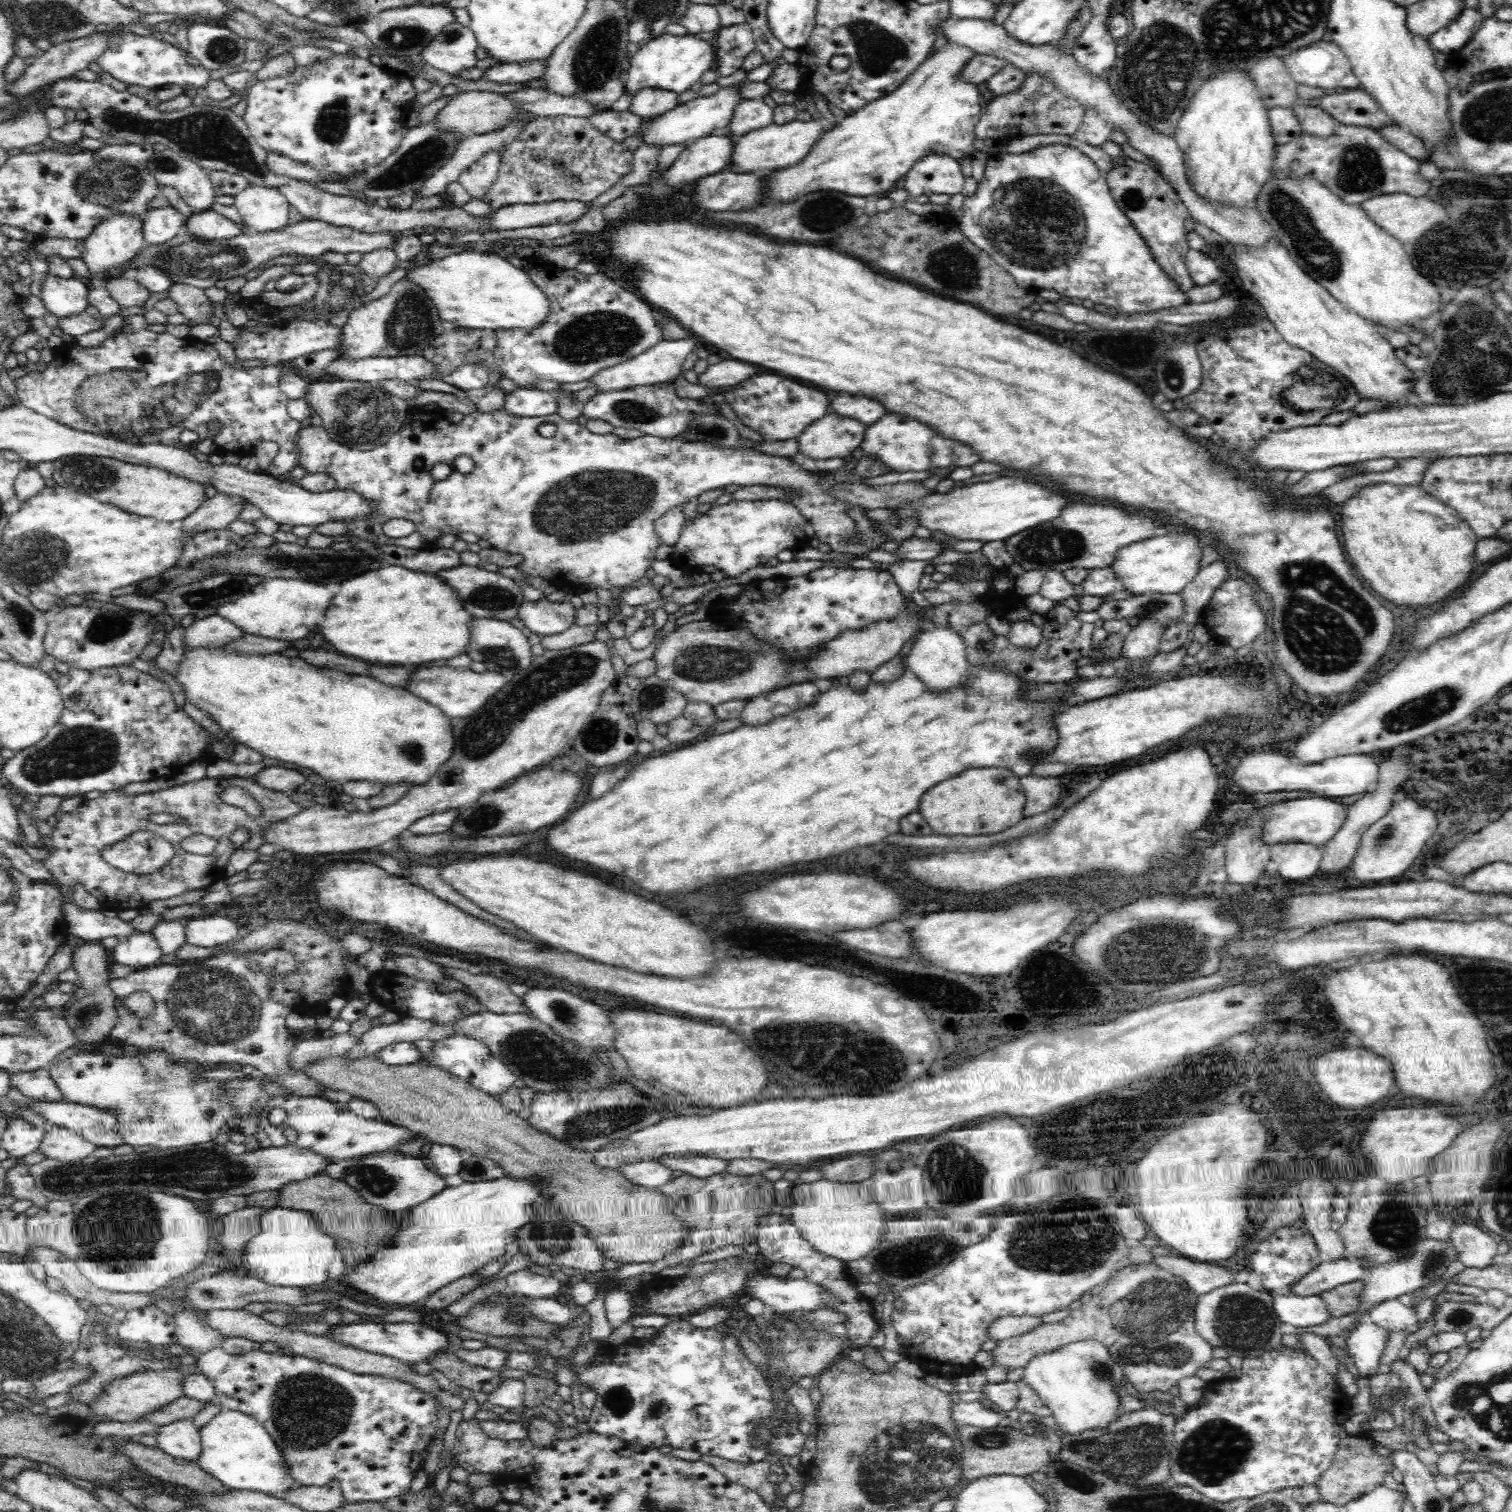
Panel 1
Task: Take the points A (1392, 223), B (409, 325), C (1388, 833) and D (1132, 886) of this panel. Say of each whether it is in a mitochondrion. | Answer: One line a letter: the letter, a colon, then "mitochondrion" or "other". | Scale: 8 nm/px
A: other
B: mitochondrion
C: mitochondrion
D: other

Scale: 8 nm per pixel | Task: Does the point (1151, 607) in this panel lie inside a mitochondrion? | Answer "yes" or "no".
yes

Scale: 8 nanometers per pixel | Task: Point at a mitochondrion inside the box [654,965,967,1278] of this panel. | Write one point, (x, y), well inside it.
(851, 1050)

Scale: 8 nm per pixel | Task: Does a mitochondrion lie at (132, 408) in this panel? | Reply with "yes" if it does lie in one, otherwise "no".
yes

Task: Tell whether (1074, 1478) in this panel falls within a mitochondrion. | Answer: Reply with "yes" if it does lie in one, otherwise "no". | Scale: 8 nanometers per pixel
yes

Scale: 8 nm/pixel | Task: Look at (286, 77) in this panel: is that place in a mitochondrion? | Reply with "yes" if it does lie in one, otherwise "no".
no

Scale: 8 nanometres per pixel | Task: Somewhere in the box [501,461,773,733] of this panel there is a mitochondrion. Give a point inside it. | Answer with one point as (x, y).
(584, 508)

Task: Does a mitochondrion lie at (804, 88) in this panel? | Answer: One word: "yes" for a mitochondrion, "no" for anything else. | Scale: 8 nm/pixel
no

